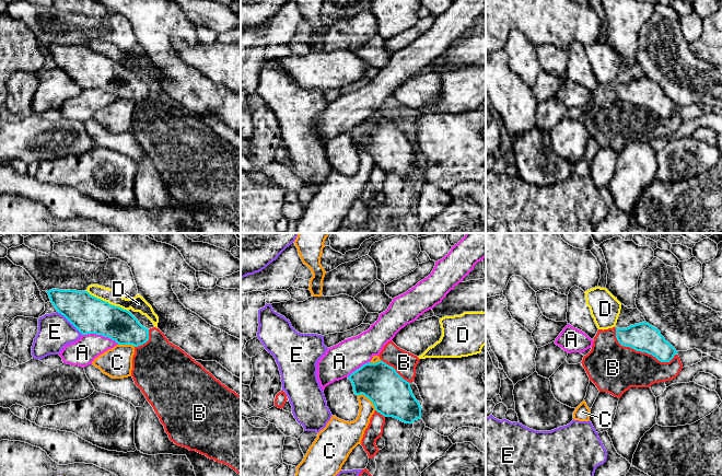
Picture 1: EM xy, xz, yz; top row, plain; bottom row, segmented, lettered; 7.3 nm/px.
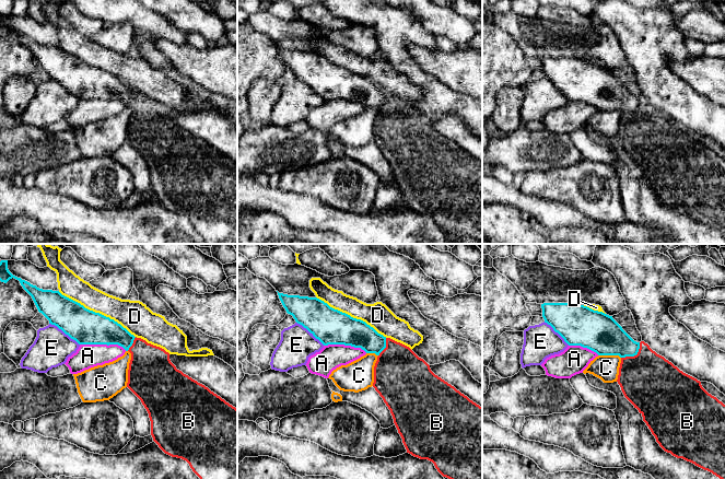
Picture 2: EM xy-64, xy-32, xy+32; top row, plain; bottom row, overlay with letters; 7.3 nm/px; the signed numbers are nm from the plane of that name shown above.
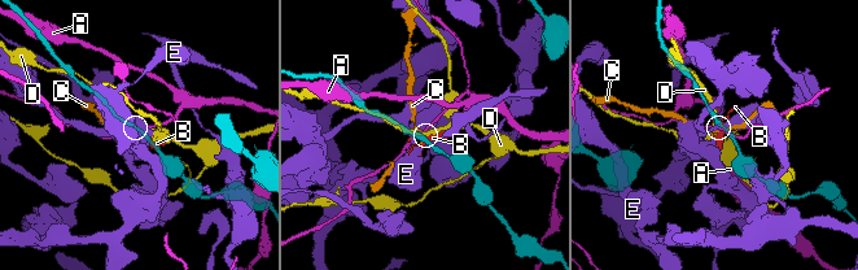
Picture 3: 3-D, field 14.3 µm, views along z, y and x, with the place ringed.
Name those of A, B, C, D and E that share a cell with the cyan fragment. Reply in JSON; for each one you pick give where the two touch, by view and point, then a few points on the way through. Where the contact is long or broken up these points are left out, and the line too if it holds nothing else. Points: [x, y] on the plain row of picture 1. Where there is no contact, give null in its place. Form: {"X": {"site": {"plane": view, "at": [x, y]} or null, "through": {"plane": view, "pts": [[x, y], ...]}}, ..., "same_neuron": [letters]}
{"same_neuron": []}

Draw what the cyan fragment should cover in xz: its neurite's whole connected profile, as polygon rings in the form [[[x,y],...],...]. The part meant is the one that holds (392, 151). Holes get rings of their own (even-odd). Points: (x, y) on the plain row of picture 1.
[[[382,115],[363,119],[348,133],[354,149],[368,152],[384,172],[393,172],[405,178],[421,173],[421,161],[412,149],[410,138]]]

